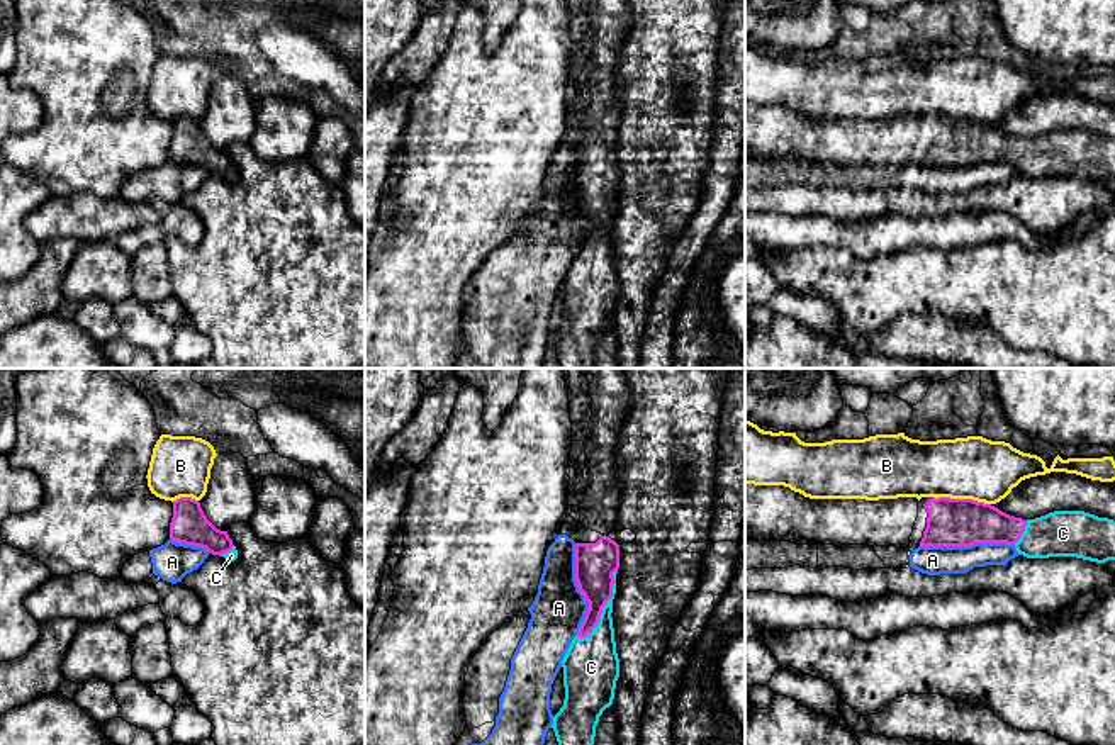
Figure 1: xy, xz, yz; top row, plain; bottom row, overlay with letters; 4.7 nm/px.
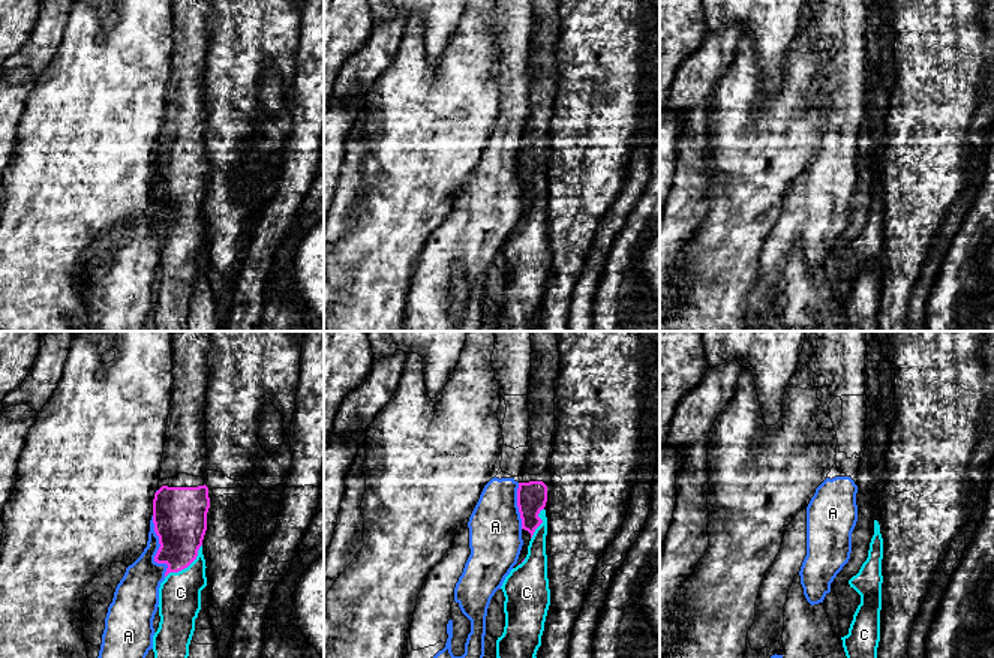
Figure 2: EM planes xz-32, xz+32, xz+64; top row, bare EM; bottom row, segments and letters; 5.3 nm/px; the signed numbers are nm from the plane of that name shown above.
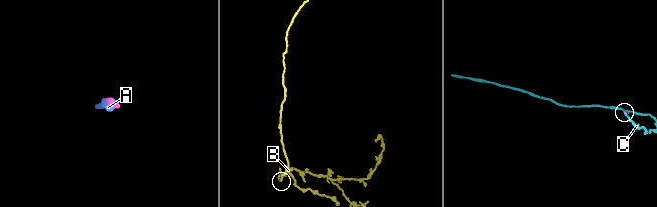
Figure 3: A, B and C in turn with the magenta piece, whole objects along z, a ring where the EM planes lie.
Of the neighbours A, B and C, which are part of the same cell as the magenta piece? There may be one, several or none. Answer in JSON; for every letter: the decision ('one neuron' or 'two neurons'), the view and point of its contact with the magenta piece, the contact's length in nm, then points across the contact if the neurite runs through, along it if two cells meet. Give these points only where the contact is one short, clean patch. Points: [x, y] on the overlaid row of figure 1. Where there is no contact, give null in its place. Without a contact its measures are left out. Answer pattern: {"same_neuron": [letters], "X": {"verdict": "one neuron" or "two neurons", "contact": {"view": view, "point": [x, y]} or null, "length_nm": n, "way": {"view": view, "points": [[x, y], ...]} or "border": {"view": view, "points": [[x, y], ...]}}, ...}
{"same_neuron": ["C"], "A": {"verdict": "two neurons", "contact": {"view": "yz", "point": [966, 545]}, "length_nm": 440}, "B": {"verdict": "two neurons", "contact": {"view": "yz", "point": [961, 499]}, "length_nm": 280, "border": {"view": "yz", "points": [[932, 496], [971, 498], [990, 504]]}}, "C": {"verdict": "one neuron", "contact": {"view": "xz", "point": [603, 606]}, "length_nm": 380}}

